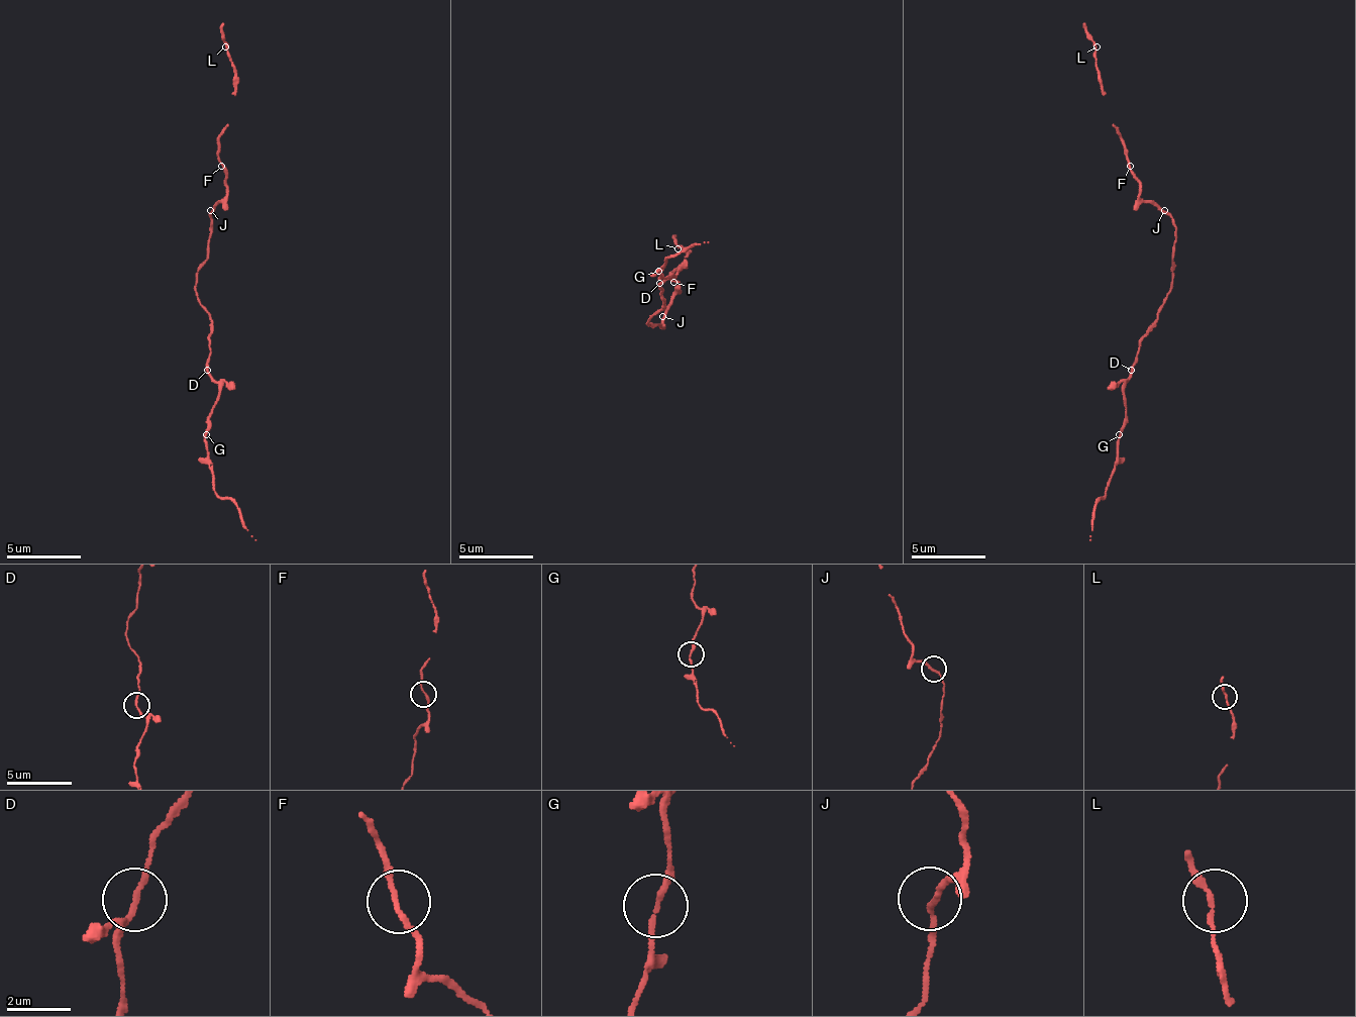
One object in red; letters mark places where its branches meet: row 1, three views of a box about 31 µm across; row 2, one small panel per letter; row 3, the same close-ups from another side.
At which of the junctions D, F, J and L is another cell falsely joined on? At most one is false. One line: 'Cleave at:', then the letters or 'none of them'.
Cleave at: none of them

